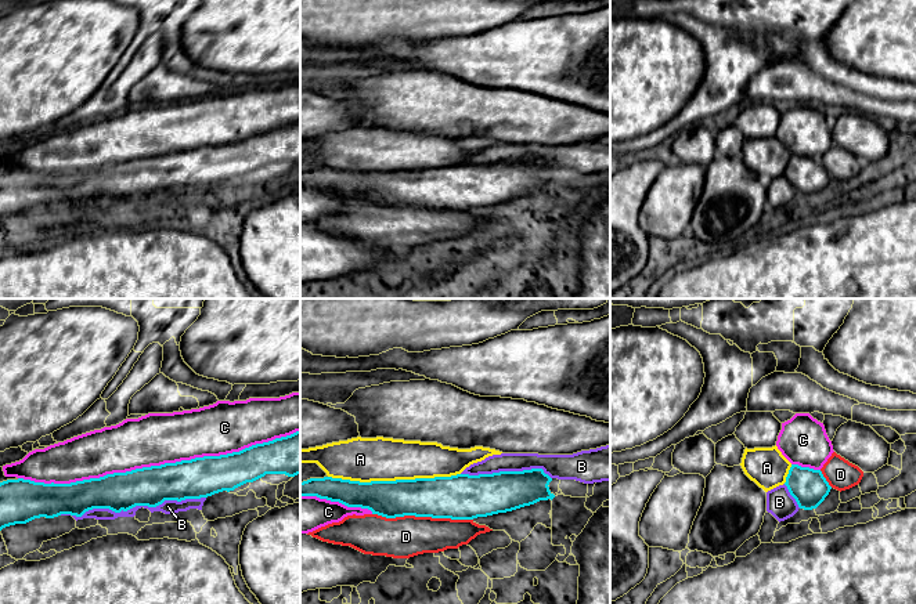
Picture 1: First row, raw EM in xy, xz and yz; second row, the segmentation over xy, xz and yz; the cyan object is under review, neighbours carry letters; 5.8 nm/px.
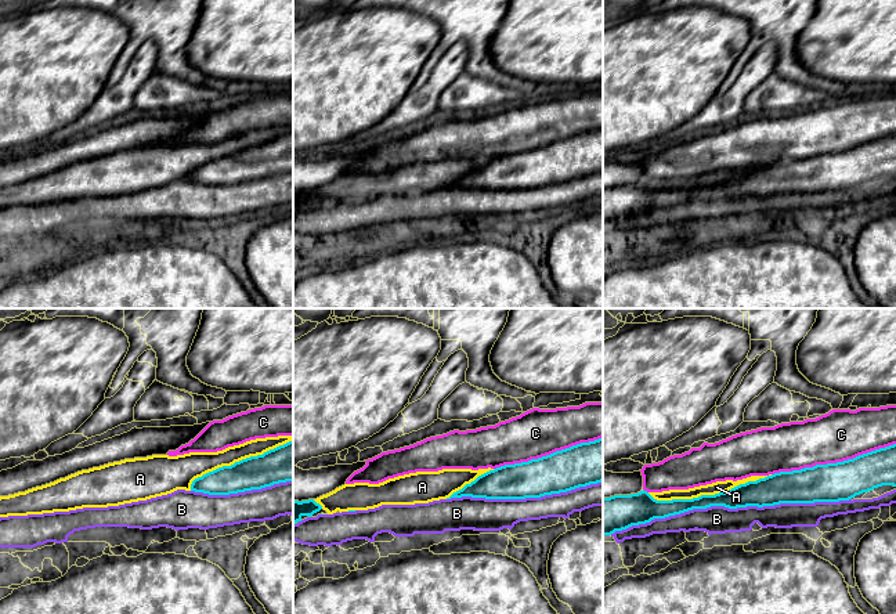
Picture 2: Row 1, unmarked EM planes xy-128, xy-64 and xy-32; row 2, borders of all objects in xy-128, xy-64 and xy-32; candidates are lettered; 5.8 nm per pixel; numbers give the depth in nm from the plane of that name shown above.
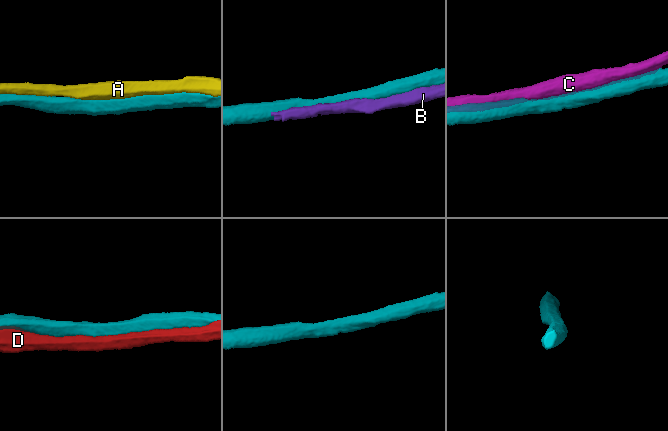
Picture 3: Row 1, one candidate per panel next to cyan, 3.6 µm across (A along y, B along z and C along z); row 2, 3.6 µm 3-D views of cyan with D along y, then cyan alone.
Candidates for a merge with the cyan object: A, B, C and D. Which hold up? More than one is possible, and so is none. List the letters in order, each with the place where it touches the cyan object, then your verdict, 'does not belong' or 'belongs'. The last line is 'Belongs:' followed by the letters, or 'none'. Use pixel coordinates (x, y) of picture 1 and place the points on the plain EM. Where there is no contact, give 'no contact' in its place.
A: xz (393, 172) | does not belong
B: xy (132, 198) | does not belong
C: xy (158, 156) | does not belong
D: xz (422, 206) | does not belong
Belongs: none

